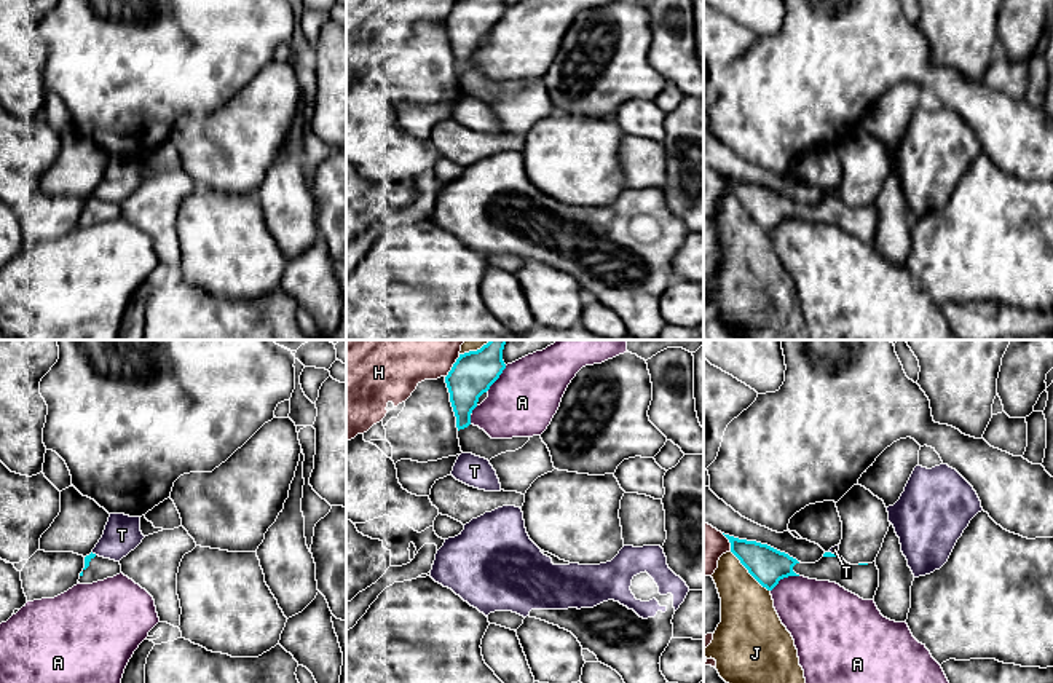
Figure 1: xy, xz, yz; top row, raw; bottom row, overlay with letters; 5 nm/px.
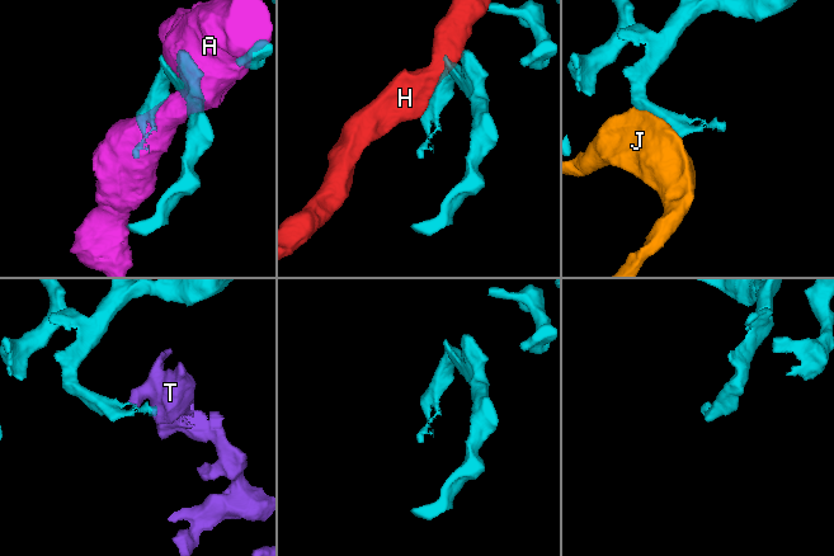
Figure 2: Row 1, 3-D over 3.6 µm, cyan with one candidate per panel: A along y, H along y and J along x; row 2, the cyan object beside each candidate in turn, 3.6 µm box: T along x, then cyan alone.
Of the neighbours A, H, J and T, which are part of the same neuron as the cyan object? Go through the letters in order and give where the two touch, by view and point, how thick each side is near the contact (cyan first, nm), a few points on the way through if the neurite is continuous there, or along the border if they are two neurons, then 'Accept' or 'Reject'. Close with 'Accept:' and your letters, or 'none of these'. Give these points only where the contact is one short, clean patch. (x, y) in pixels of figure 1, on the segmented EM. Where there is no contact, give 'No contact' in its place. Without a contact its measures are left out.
A: Touches cyan at yz (784, 576). Thickness 190 nm (cyan) against 340 nm. Reject
H: Touches cyan at xz (453, 366). Thickness 220 nm (cyan) against 420 nm. Reject
J: Touches cyan at yz (749, 572). Thickness 190 nm (cyan) against 280 nm. Reject
T: Touches cyan at yz (830, 552). Thickness 30 nm (cyan) against 40 nm. Boundary: yz (828, 551), (835, 556). Reject
Accept: none of these

